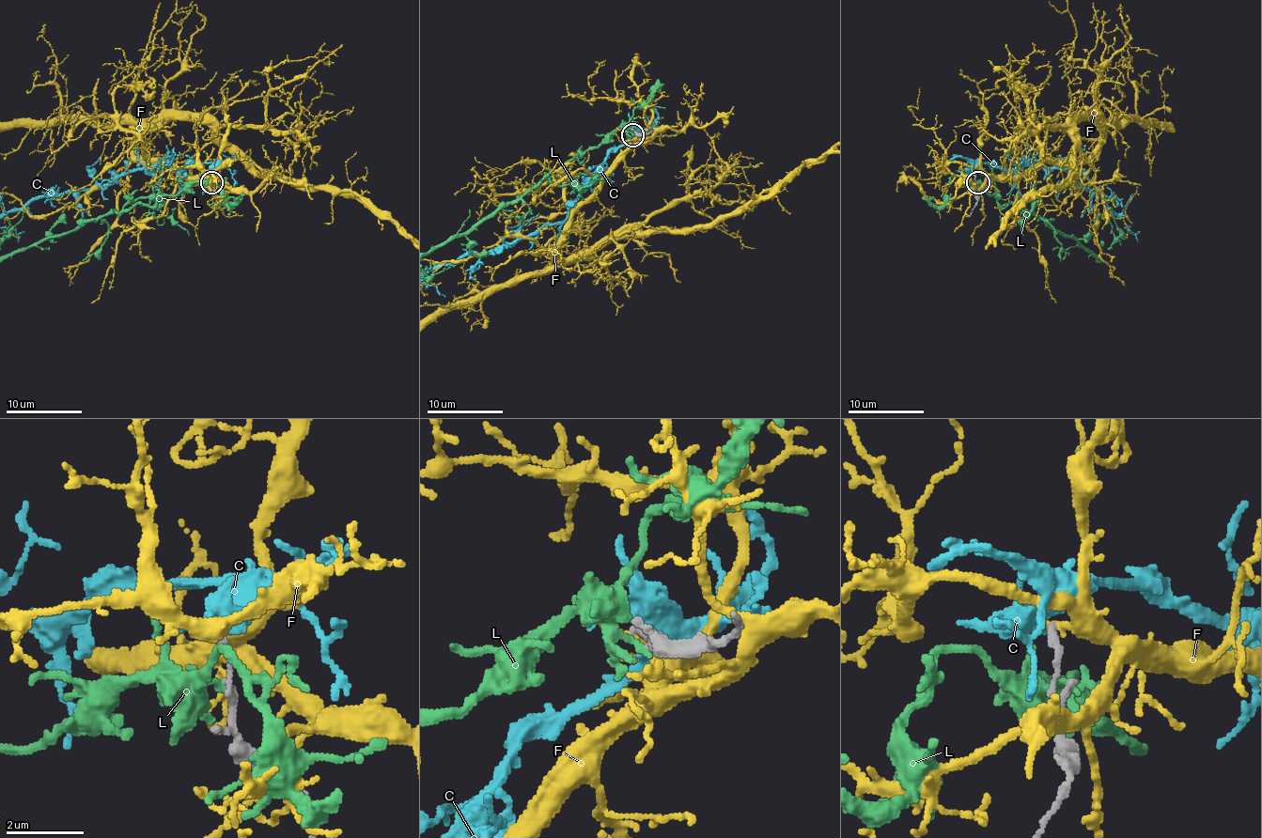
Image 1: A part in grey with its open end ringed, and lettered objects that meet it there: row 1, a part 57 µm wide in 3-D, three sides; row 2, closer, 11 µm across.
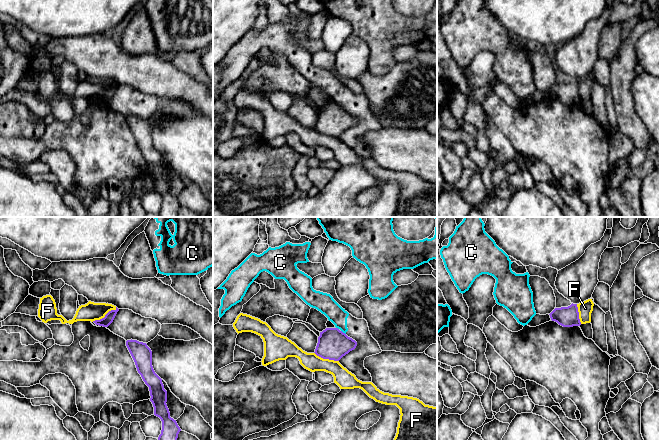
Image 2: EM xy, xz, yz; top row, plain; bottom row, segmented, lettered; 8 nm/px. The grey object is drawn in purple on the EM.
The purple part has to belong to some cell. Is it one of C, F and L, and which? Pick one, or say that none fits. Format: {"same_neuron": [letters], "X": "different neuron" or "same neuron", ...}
{"same_neuron": [], "C": "different neuron", "F": "different neuron", "L": "different neuron"}

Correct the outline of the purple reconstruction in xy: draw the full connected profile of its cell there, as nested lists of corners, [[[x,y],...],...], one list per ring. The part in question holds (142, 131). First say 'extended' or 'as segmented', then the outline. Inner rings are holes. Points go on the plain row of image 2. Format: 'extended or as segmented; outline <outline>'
as segmented; outline [[[127,116],[126,122],[135,138],[138,149],[149,163],[150,177],[154,183],[154,191],[162,197],[161,210],[158,217],[177,217],[181,207],[176,196],[170,193],[167,183],[167,167],[162,155],[155,149],[152,142],[152,127],[146,119],[137,116]]]

